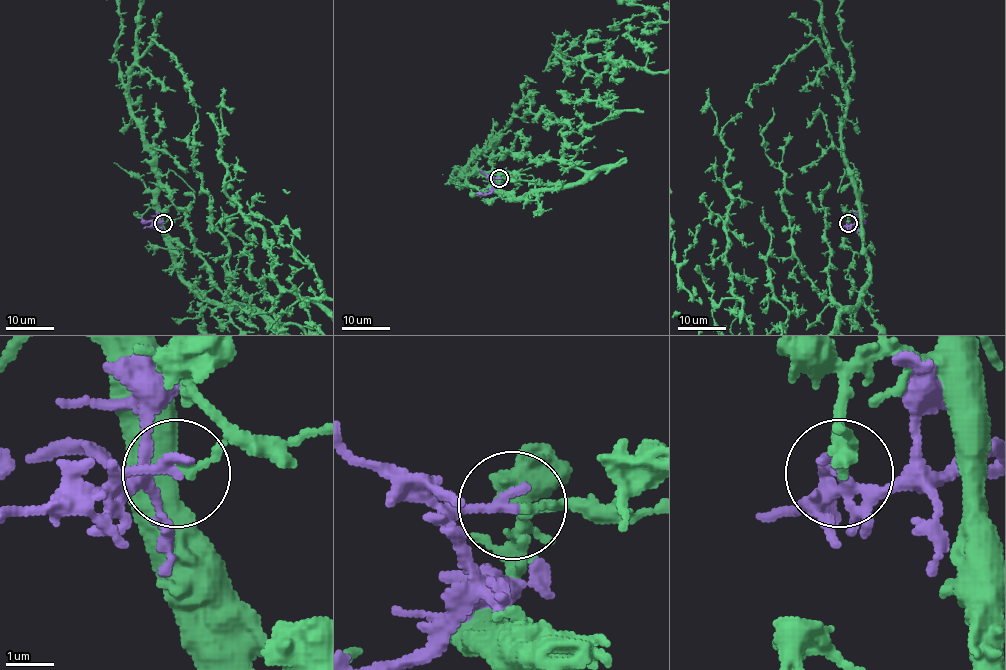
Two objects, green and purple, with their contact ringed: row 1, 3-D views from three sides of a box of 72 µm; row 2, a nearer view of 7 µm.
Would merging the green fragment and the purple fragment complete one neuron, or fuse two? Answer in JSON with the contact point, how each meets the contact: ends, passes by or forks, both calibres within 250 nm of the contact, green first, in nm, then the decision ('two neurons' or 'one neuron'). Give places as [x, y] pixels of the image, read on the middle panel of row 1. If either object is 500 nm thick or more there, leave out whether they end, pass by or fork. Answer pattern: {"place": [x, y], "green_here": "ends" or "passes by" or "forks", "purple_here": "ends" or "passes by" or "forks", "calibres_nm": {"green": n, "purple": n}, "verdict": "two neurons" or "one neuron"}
{"place": [499, 178], "green_here": "ends", "purple_here": "ends", "calibres_nm": {"green": 160, "purple": 240}, "verdict": "two neurons"}

